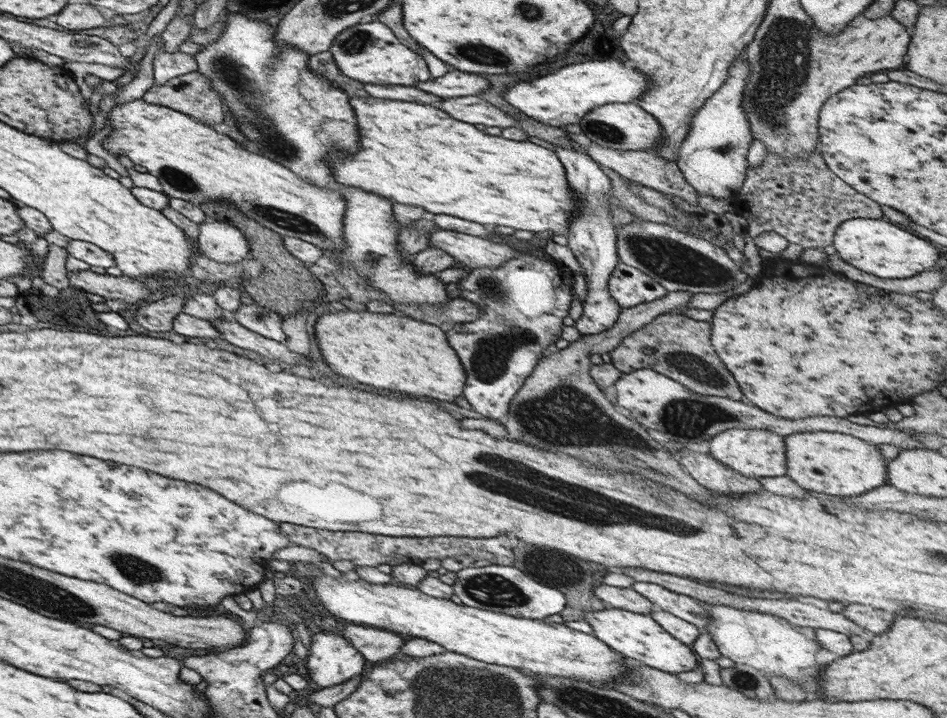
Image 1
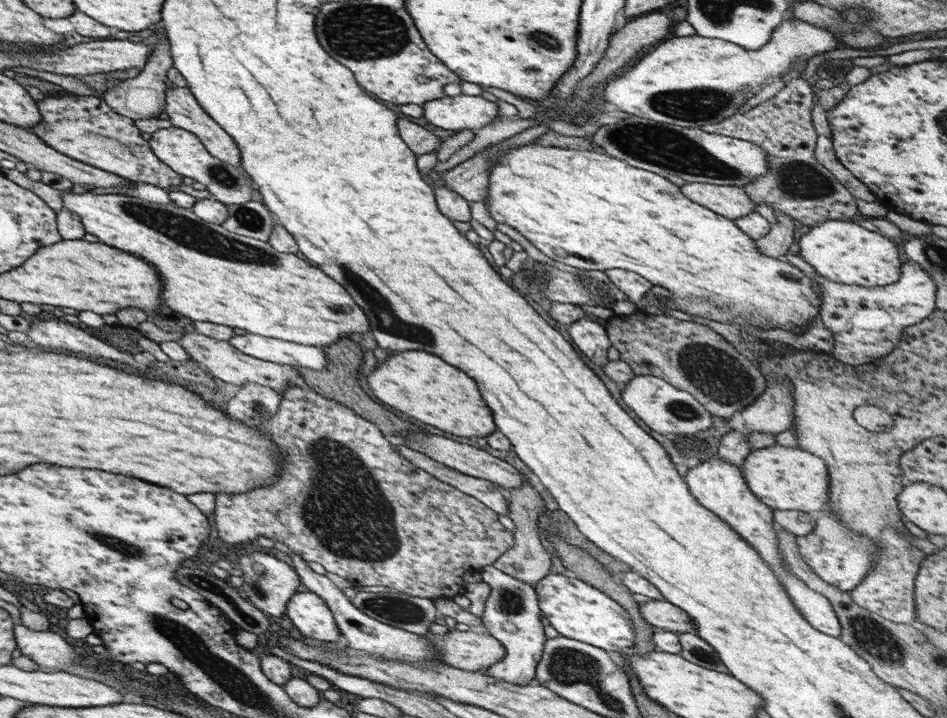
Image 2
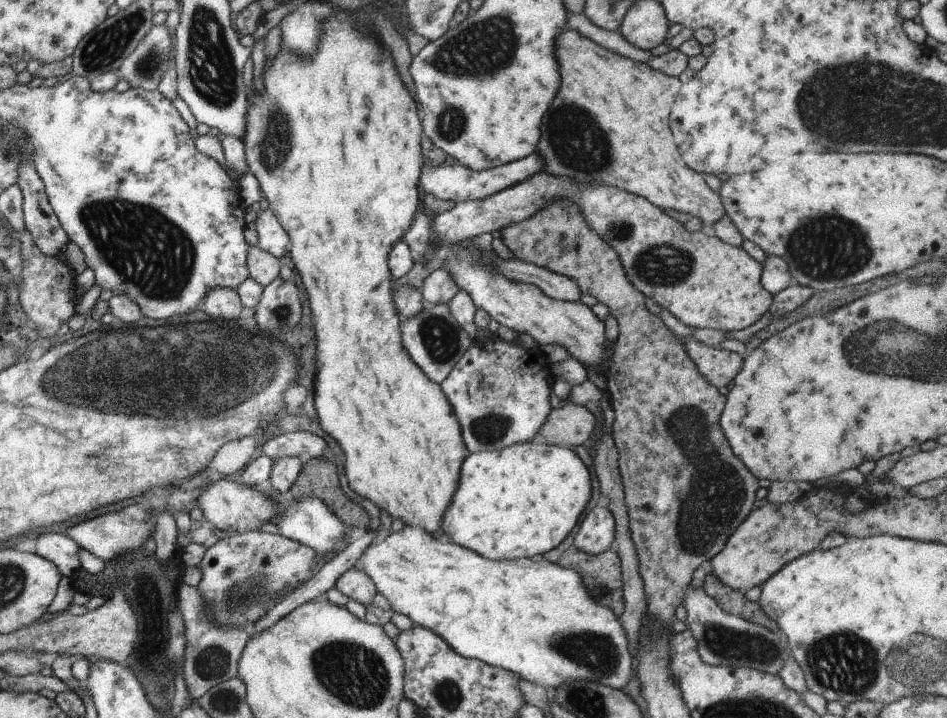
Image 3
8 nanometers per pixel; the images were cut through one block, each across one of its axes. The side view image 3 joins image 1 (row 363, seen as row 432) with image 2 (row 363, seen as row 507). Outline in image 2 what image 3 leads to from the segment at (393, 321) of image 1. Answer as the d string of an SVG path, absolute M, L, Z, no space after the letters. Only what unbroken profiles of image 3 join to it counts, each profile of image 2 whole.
M421 350L397 352L395 356L377 362L373 372L367 374L366 381L371 392L384 404L443 432L461 438L476 438L486 437L496 429L475 382L433 354Z

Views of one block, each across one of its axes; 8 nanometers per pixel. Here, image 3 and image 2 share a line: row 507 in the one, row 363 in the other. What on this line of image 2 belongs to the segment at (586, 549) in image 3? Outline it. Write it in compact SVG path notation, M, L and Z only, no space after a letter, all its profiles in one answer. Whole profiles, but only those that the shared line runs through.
M581 317L569 324L569 338L595 365L601 369L609 362L606 360L610 343L606 331L597 322L588 317Z

